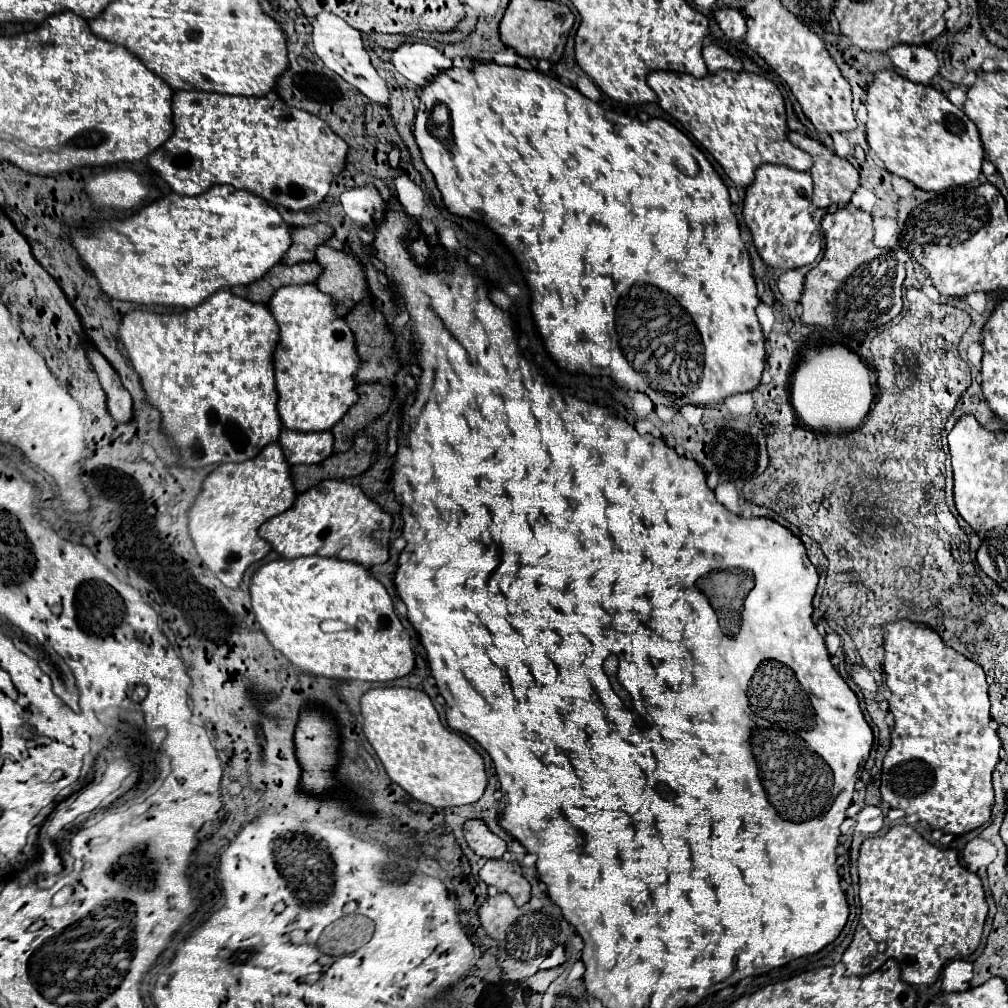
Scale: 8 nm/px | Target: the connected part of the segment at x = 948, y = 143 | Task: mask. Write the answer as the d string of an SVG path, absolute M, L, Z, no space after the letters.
M882 70L876 74L874 82L868 88L866 96L866 110L868 110L868 144L884 162L886 170L892 174L910 180L916 188L928 192L940 192L950 186L962 186L974 182L982 172L984 162L984 148L978 136L976 124L964 114L962 108L954 106L942 92L932 86L916 84L904 80L894 70Z

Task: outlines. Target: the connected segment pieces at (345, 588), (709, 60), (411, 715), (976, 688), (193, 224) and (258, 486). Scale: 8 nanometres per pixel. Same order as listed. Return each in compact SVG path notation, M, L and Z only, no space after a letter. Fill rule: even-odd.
M324 556L274 560L256 570L250 594L256 620L268 636L270 644L304 672L340 680L388 682L406 676L414 668L414 650L410 646L410 634L402 628L398 616L394 614L394 604L386 588L362 564ZM324 620L342 620L350 624L350 630L324 632L320 628Z
M708 44L708 46L704 46L704 50L702 50L702 54L704 54L704 60L706 60L706 66L708 66L708 70L710 72L716 72L716 70L742 70L742 64L732 56L732 54L728 54L726 50L722 50L720 46L716 46L716 44Z
M384 686L368 690L360 704L368 742L376 750L388 776L414 800L436 808L466 806L480 800L488 784L484 760L460 734L442 726L426 692Z
M900 620L900 622L894 622L894 624L884 624L884 670L888 674L888 680L886 680L886 686L888 690L892 692L892 698L890 698L890 712L894 714L894 730L892 730L892 744L890 744L890 750L886 752L884 756L884 768L882 768L882 800L886 804L890 804L890 808L902 808L906 814L918 814L920 820L928 822L934 830L942 830L942 832L950 832L950 834L966 834L982 824L986 824L990 820L990 810L992 810L992 804L994 804L994 790L992 790L992 772L998 764L998 752L1000 752L1000 738L996 734L996 730L990 726L992 718L990 718L990 700L988 700L988 684L986 684L986 676L984 676L984 670L964 658L962 654L958 654L956 650L948 648L942 638L930 630L928 626L924 624L914 624L914 622L908 622L908 620Z
M212 186L210 190L192 198L168 194L166 198L146 204L136 216L130 216L128 220L100 220L92 230L74 232L70 238L80 258L94 272L108 296L138 304L194 308L222 288L260 280L288 252L292 244L290 232L292 228L284 222L280 212L264 198L248 190L236 190L232 186Z
M270 444L256 458L240 464L220 464L202 484L194 506L188 512L190 536L204 564L228 588L240 588L246 568L268 556L272 546L258 536L258 528L290 508L296 500L296 488L290 478L290 464L280 444Z

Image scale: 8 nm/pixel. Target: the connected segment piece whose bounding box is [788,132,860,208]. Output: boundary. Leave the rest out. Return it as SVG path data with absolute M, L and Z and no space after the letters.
M790 132L788 138L814 158L810 168L814 180L812 204L818 208L828 208L830 204L848 204L854 190L860 186L858 170L848 160L836 156L810 136Z

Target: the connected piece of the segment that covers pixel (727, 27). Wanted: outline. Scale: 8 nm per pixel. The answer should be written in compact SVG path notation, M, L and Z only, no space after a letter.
M720 8L714 12L714 18L718 22L718 26L722 28L722 32L728 38L736 38L742 40L744 32L746 32L746 24L744 24L744 16L740 14L740 10L734 8Z

